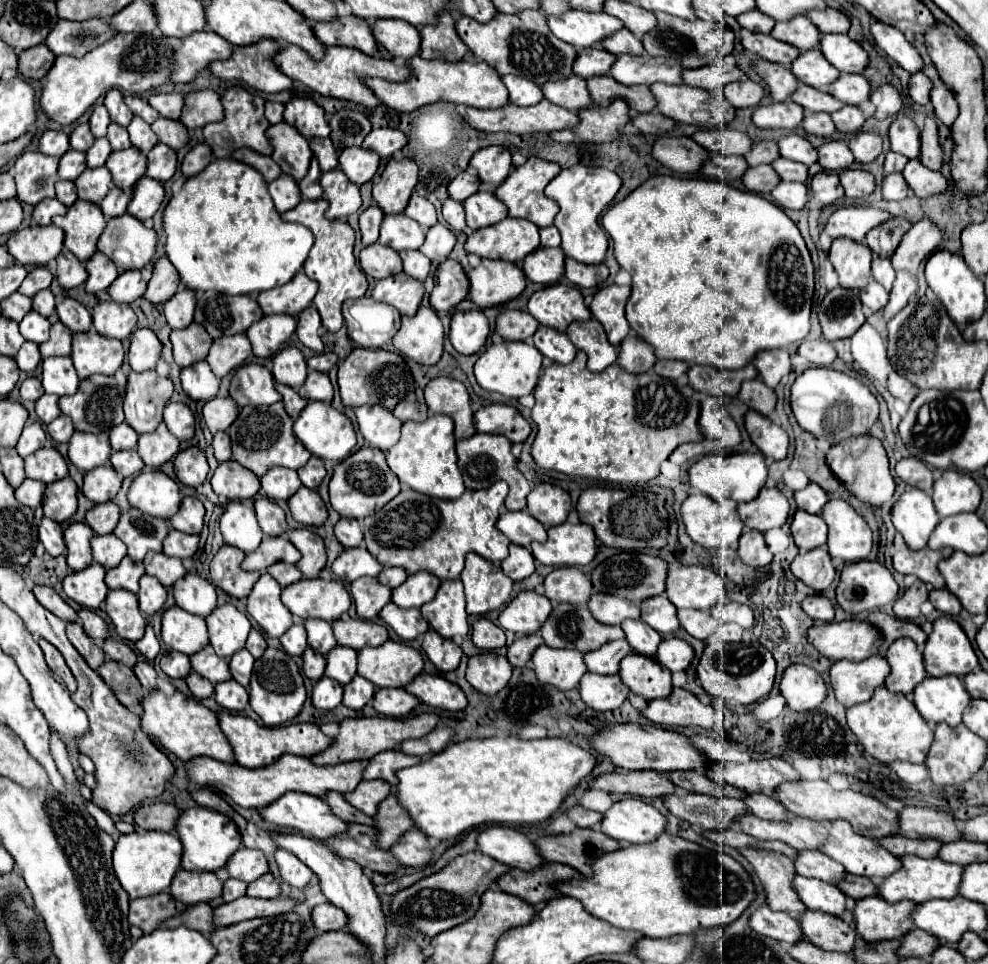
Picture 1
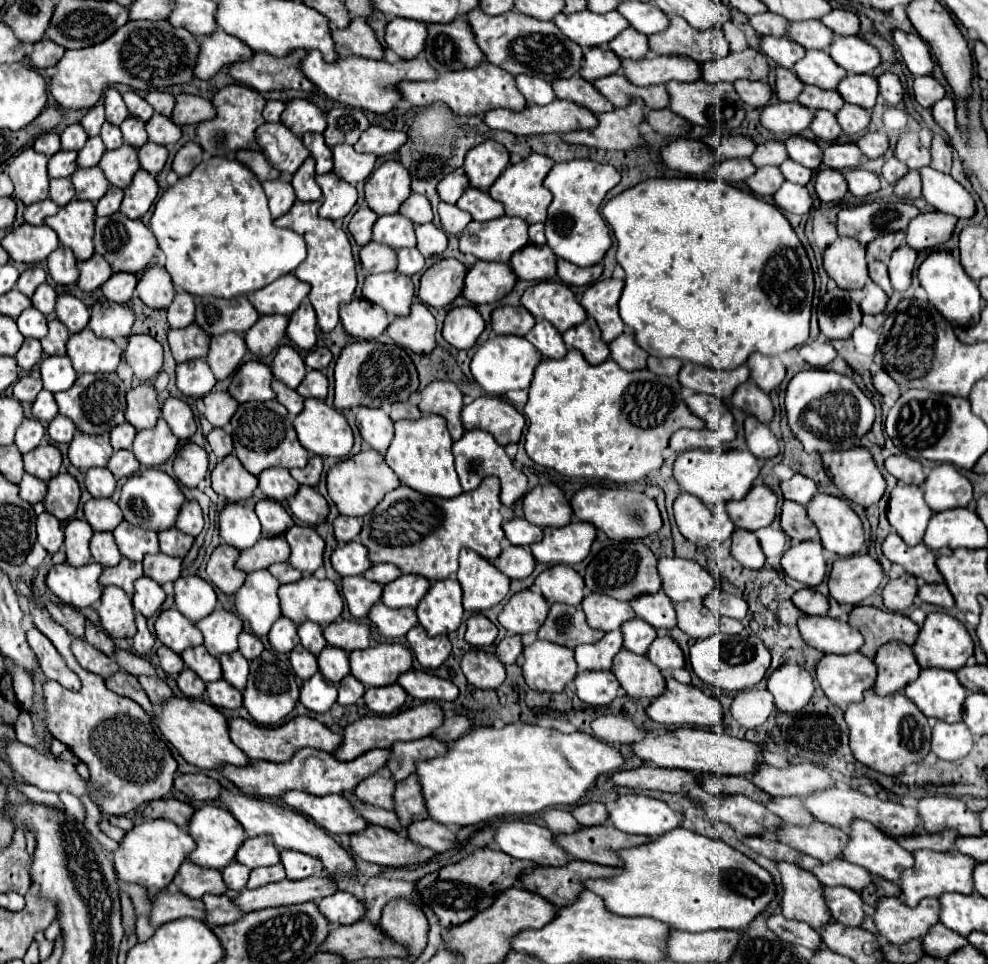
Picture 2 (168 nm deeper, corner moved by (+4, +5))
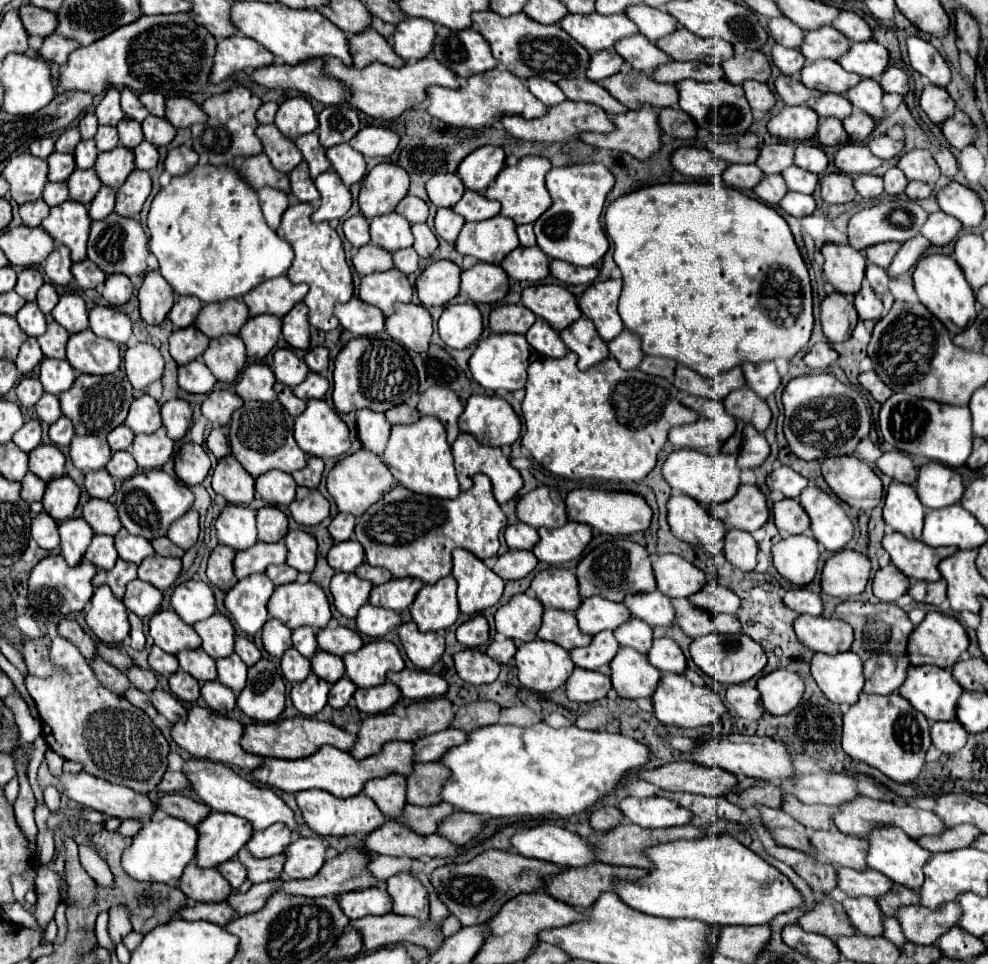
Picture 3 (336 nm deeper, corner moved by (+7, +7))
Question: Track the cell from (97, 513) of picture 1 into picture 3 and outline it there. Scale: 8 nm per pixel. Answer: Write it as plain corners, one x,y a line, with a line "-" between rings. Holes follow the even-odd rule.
90,499
82,509
82,519
94,529
94,533
116,535
122,527
114,505
104,499

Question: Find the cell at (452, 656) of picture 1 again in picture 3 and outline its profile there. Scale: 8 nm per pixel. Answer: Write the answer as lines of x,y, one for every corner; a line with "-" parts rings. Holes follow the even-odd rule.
402,623
398,629
400,641
406,649
408,659
418,669
430,669
444,653
444,637
438,633
420,633
418,627
410,623

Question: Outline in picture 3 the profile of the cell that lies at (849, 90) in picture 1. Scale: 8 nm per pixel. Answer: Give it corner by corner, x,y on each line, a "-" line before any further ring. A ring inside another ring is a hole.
862,79
858,85
854,85
846,93
848,101
856,107
868,113
874,119
884,117
884,107
882,107
882,87
874,79

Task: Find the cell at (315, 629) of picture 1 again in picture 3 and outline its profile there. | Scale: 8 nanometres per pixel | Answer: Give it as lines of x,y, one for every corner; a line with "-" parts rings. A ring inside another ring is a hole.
298,627
292,631
292,643
294,647
304,655
304,657
312,657
318,649
318,643
316,643
316,633
312,627

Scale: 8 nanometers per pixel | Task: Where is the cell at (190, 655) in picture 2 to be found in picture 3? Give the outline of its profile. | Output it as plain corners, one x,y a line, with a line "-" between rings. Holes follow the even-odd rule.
202,649
182,651
176,657
180,661
182,671
190,673
200,683
206,683
206,681
214,681
216,679
216,661
206,651
202,651

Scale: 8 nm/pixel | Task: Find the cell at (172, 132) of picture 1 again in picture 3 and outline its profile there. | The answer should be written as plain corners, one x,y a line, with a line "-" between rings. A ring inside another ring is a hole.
148,115
142,121
142,131
144,131
144,139
148,143
156,145
156,147
168,145
174,139
174,135
176,135
176,129
174,129
174,125
168,119
154,117
154,115

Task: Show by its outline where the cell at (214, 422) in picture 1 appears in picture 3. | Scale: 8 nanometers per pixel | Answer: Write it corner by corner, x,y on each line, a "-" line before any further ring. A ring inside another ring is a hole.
212,391
202,403
202,415
214,425
228,425
230,415
242,407
242,399
232,391

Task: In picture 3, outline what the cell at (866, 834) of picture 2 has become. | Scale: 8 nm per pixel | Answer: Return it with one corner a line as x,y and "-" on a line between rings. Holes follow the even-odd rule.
880,827
880,829
874,829
868,833
868,857
866,857
866,863
868,867
884,873
888,879
892,879
894,883
902,883
910,889
918,889
922,885
922,865
926,863
926,859
930,859
930,851
918,847
918,843
914,839
910,839
908,835
904,835
902,829
898,827

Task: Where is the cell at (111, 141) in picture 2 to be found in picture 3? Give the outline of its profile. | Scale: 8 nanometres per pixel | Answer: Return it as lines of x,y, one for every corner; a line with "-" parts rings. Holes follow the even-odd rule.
98,127
98,133
94,137
98,151
110,151
118,145
118,133
116,127

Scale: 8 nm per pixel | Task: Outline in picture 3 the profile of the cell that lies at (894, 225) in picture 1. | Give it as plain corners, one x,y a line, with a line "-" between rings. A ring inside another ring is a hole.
890,241
890,243
878,243
874,247
868,247
866,249
866,259
878,267
888,267
896,255
896,251
900,249
902,243
898,241

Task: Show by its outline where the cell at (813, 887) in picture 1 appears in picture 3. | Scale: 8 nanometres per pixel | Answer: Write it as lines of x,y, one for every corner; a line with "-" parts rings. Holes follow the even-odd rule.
846,897
842,907
858,933
866,933
870,937
882,935
882,915
872,897

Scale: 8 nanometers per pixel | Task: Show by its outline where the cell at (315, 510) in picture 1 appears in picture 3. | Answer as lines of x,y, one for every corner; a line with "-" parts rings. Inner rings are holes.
296,487
296,499
290,503
290,513
300,525
318,525
328,517
330,503
318,489

